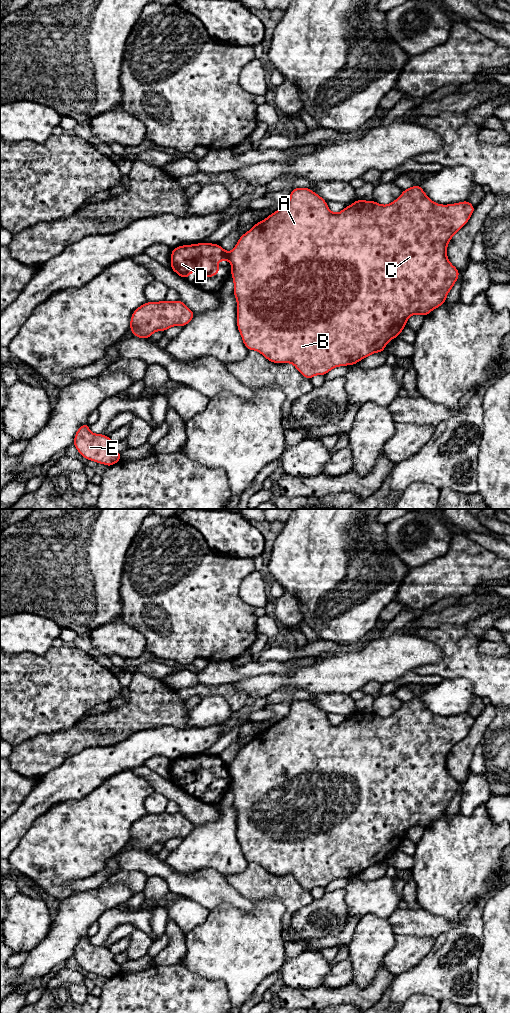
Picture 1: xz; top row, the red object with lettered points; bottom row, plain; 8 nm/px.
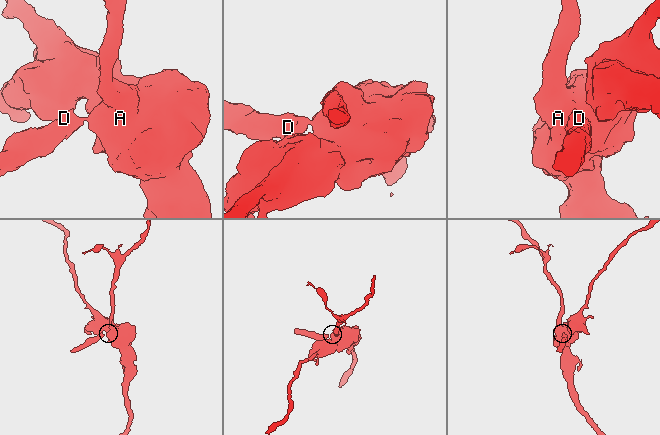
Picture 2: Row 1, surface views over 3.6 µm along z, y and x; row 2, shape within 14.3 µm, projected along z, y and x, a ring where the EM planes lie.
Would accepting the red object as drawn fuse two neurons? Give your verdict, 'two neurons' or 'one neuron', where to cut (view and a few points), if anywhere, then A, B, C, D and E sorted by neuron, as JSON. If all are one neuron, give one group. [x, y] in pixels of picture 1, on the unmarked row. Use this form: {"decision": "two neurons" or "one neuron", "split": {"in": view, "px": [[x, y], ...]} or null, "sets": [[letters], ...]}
{"decision": "two neurons", "split": {"in": "xz", "px": [[226, 765], [228, 771]]}, "sets": [["A", "B", "C", "E"], ["D"]]}

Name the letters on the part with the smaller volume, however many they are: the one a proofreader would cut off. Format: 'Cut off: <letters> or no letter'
Cut off: D

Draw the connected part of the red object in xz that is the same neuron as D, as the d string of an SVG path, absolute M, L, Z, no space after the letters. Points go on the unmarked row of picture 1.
M201 754L172 760L170 780L184 791L193 781L198 789L214 789L220 783L216 774L226 772L227 764L219 756Z

